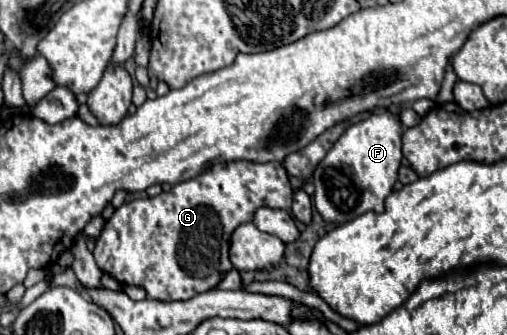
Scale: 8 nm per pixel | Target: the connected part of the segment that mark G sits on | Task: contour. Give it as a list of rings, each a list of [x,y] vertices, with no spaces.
[[[229,162],[217,164],[205,174],[175,184],[169,192],[161,192],[155,198],[137,198],[115,208],[113,216],[105,222],[95,242],[97,266],[117,278],[125,286],[141,286],[147,290],[147,298],[155,300],[187,300],[199,292],[215,288],[215,284],[233,268],[229,262],[229,236],[233,230],[249,222],[253,212],[261,206],[289,210],[293,202],[293,190],[289,186],[287,170],[277,162],[253,164],[253,162]]]

